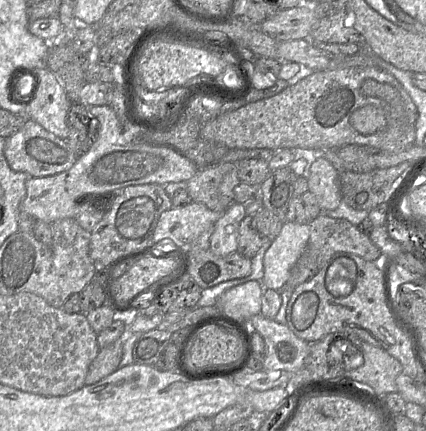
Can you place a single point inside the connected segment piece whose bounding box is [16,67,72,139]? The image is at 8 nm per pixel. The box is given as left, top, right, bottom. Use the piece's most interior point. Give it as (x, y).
(49, 104)

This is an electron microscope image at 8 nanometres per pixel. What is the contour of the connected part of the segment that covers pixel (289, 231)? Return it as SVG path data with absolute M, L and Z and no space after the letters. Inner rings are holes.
M284 221L279 234L272 240L263 258L264 276L262 284L265 288L282 290L289 278L290 271L303 253L310 237L309 224L298 224Z

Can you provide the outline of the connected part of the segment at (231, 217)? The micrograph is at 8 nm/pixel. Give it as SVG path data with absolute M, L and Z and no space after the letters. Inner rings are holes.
M234 201L214 224L209 249L219 256L227 256L238 247L238 228L243 218L249 214L249 207Z

